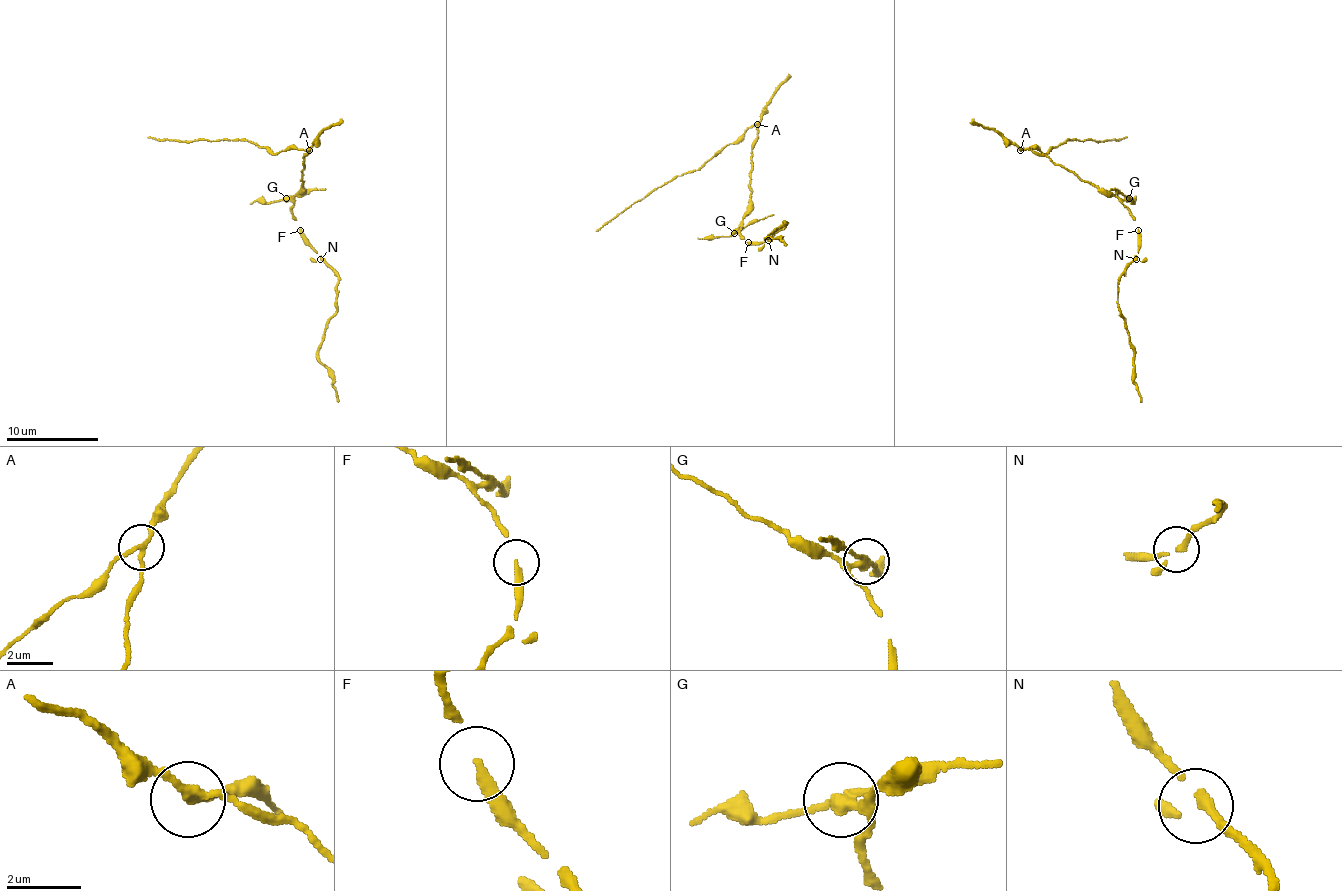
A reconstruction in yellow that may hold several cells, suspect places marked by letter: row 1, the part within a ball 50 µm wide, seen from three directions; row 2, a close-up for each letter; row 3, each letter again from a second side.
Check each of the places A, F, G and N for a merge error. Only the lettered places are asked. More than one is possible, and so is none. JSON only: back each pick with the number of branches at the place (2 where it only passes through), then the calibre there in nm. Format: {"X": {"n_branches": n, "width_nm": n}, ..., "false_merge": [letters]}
{"A": {"n_branches": 3, "width_nm": 180}, "G": {"n_branches": 3, "width_nm": 240}, "false_merge": ["A", "G"]}

